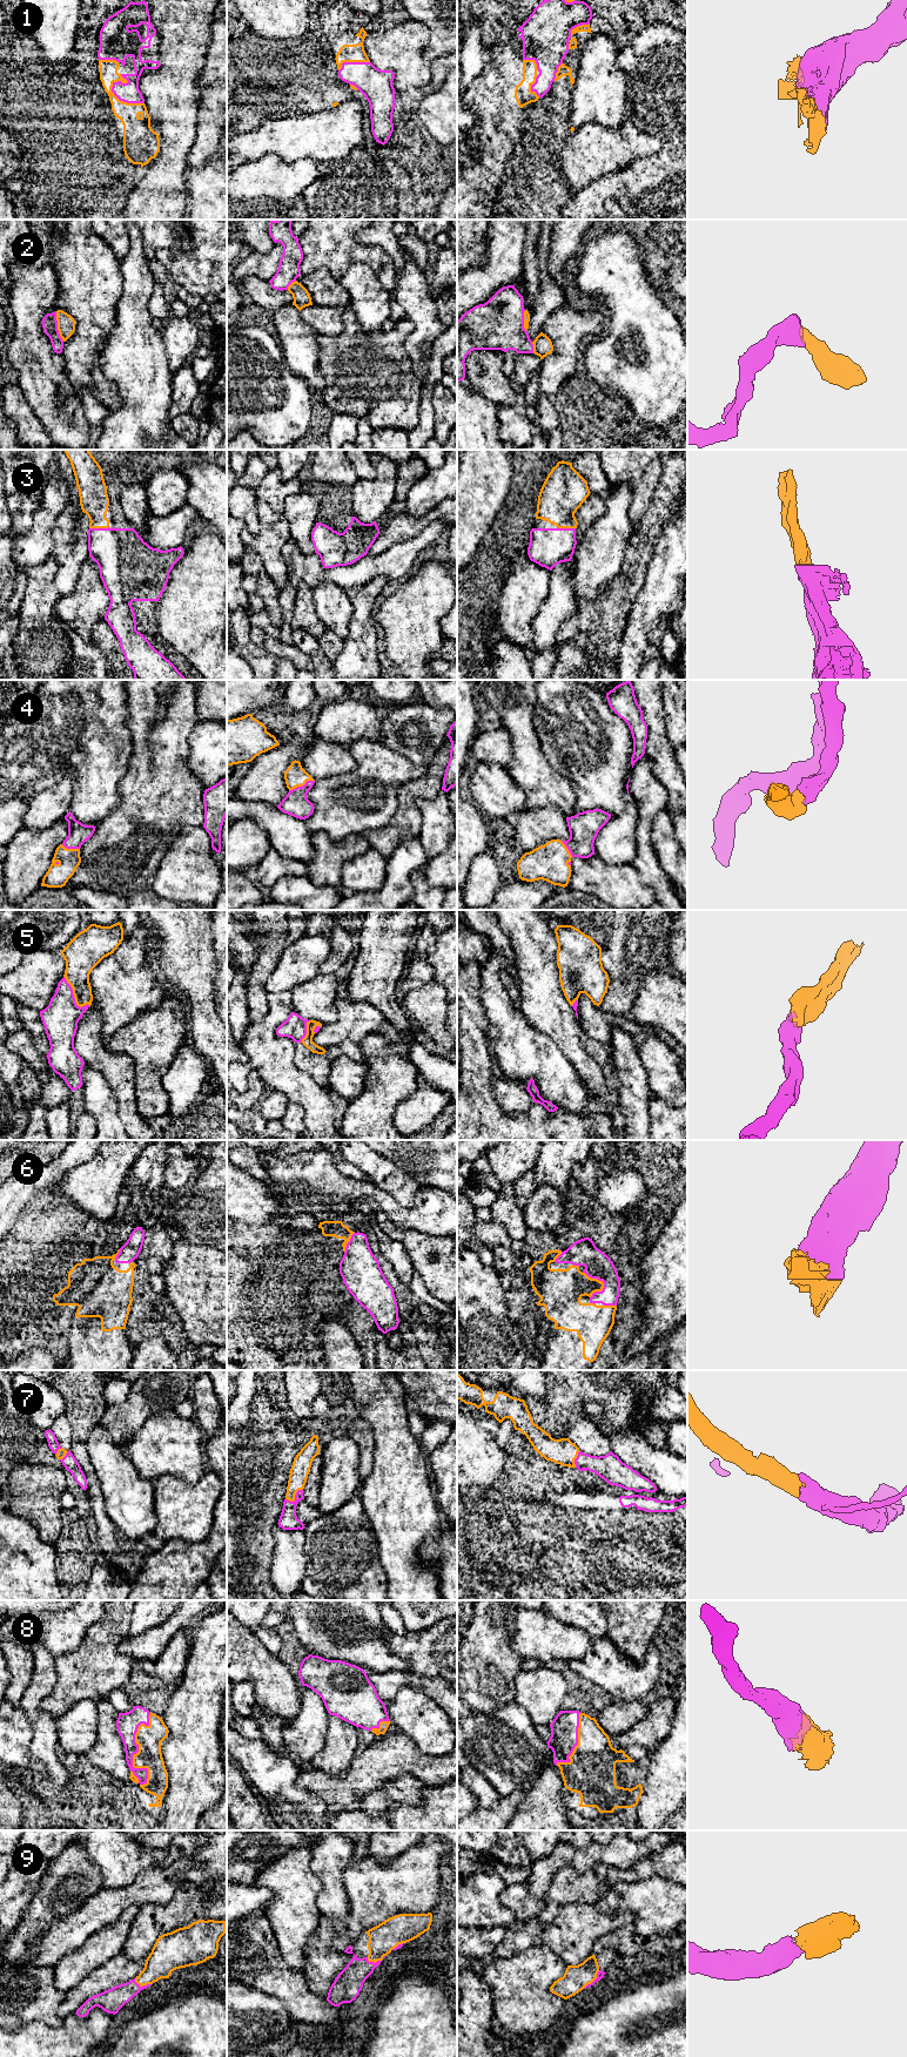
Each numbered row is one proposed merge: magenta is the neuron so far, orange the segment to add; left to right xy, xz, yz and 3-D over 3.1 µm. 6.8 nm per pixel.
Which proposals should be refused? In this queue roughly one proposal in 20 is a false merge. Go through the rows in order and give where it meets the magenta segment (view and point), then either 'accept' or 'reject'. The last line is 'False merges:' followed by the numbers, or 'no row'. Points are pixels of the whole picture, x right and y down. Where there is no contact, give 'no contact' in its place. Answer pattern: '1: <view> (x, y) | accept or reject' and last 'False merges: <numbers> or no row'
1: xy (123, 101) | accept
2: xy (56, 326) | accept
3: xy (99, 528) | accept
4: xz (302, 786) | accept
5: xy (73, 997) | accept
6: yz (603, 1282) | accept
7: xz (295, 1497) | accept
8: xy (136, 1752) | accept
9: yz (593, 1981) | accept
False merges: no row

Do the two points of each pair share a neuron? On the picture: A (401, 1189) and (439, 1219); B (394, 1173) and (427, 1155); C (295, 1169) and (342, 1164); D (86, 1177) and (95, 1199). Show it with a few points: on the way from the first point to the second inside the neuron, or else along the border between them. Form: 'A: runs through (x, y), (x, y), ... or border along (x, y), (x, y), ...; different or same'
A: border along (422, 1186), (416, 1192), (412, 1205), (398, 1204); different
B: border along (380, 1153), (423, 1186); different
C: border along (331, 1154), (335, 1167), (340, 1172), (360, 1180); different
D: runs through (92, 1182), (95, 1193); same

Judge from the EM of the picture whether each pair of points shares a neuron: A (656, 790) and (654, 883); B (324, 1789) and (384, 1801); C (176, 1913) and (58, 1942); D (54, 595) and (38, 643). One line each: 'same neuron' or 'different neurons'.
A: same neuron
B: different neurons
C: different neurons
D: same neuron

